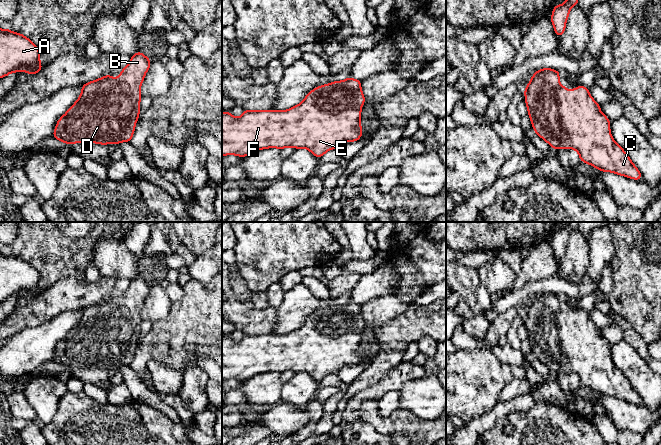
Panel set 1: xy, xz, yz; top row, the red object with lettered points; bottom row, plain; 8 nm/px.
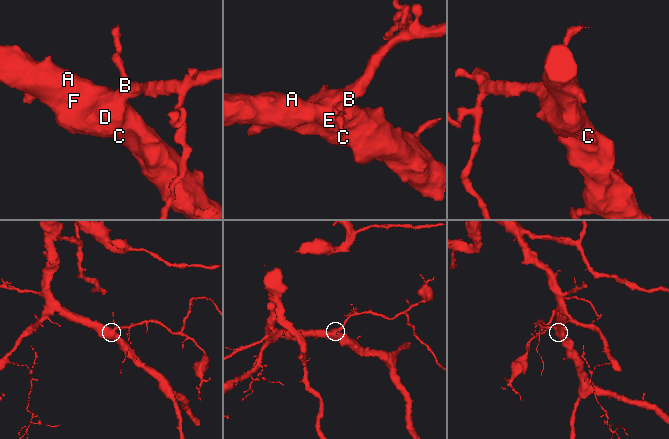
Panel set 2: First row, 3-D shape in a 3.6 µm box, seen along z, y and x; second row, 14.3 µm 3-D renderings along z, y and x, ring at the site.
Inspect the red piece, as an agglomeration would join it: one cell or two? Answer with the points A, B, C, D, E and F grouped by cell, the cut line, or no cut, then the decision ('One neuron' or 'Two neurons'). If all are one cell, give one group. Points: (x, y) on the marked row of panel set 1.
Groups: A B C D E F. No split. One neuron

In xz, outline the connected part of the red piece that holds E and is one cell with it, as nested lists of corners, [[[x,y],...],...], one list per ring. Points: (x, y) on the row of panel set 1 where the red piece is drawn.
[[[347,77],[343,81],[334,81],[314,88],[300,104],[288,110],[244,110],[239,118],[234,118],[231,112],[222,112],[222,156],[237,155],[243,158],[261,149],[282,150],[292,147],[306,148],[316,158],[320,158],[327,151],[336,149],[344,142],[360,140],[363,133],[360,124],[361,107],[364,104],[365,96],[361,90],[361,80]]]

